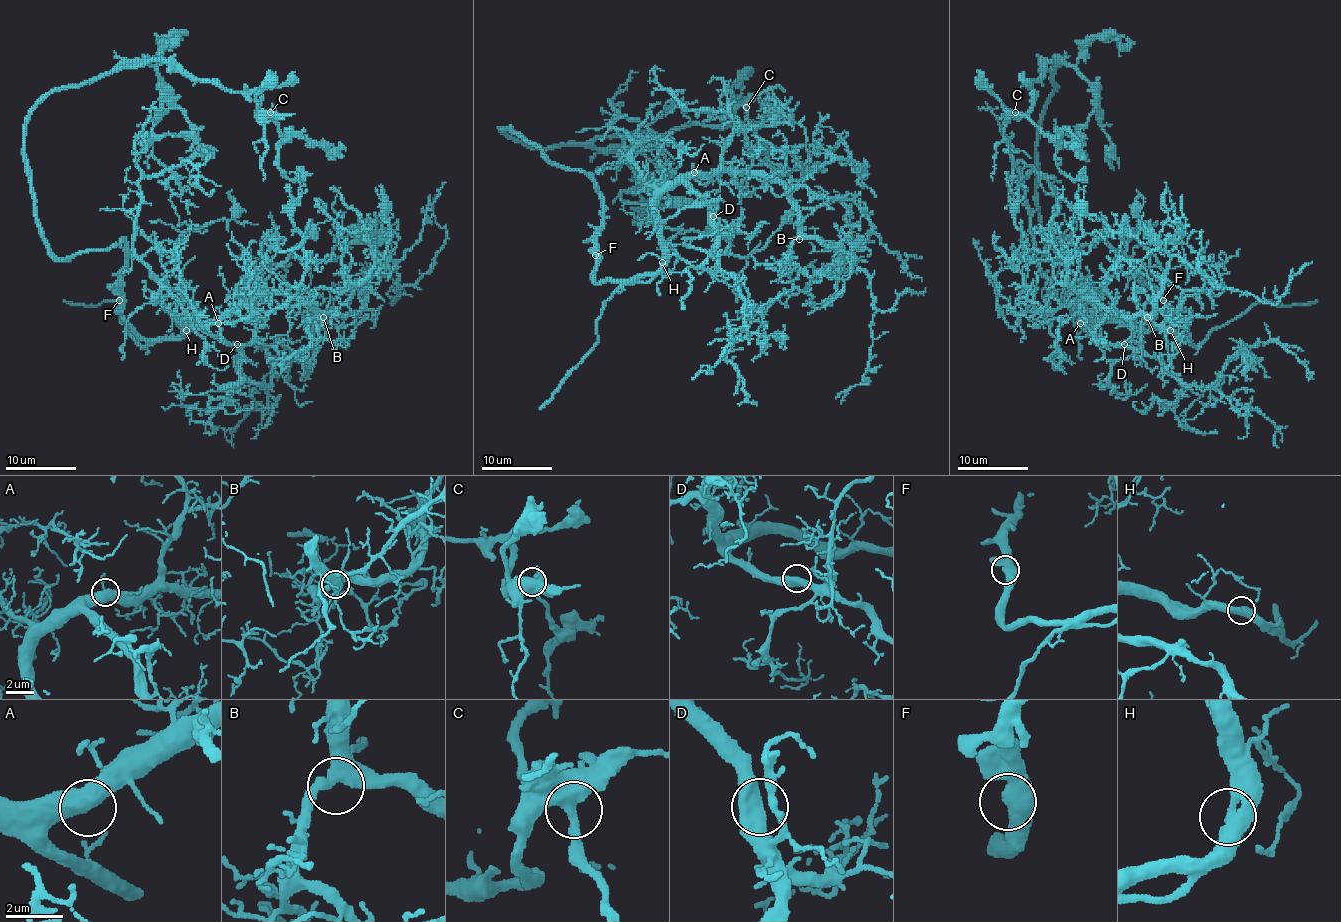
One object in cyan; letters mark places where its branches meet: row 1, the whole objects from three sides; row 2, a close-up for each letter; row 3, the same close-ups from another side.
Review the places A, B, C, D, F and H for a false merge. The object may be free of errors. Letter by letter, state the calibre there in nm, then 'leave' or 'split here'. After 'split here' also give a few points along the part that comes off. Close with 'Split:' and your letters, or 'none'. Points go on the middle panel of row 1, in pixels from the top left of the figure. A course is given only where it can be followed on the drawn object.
A: calibre 550 nm; leave
B: calibre 440 nm; leave
C: calibre 500 nm; leave
D: calibre 550 nm; leave
F: calibre 500 nm; leave
H: calibre 550 nm; leave
Split: none

